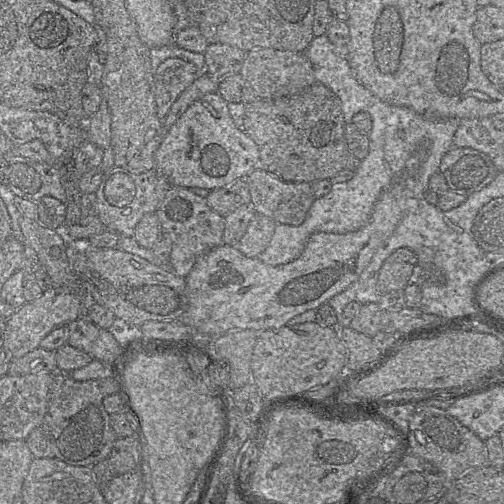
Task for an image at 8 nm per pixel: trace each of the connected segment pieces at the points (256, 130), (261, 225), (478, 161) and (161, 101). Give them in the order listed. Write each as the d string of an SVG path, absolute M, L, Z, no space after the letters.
M315 82L305 91L279 99L259 99L245 105L244 132L259 150L259 165L275 177L292 183L330 179L345 169L350 154L340 98Z
M255 213L245 234L236 244L237 249L249 258L259 258L269 245L276 225L272 218Z
M452 146L443 156L439 172L444 175L450 191L468 196L493 181L499 171L485 153Z
M168 58L155 70L154 87L157 114L165 120L179 96L199 78L196 67L179 58Z

